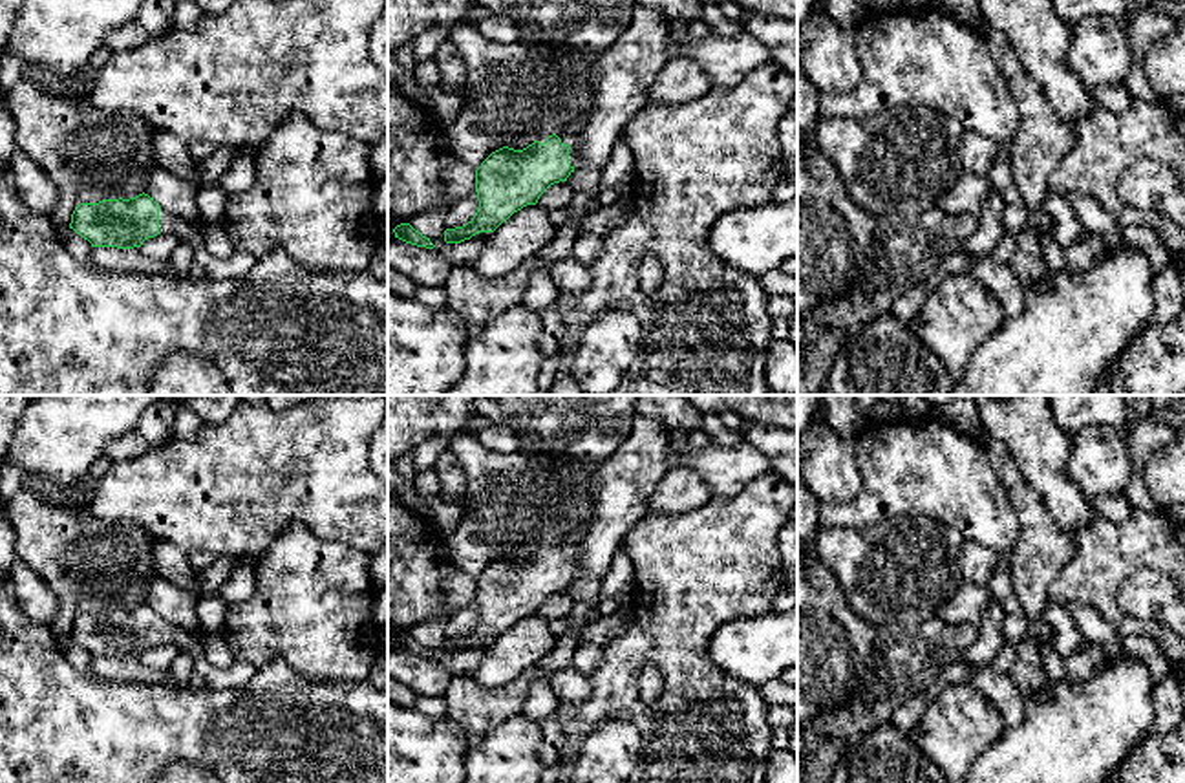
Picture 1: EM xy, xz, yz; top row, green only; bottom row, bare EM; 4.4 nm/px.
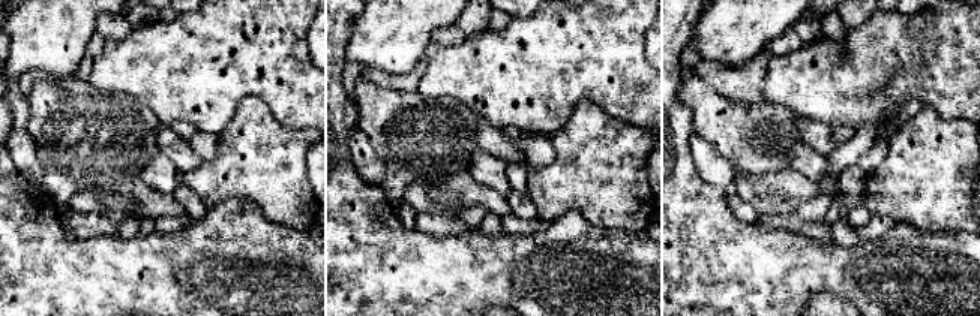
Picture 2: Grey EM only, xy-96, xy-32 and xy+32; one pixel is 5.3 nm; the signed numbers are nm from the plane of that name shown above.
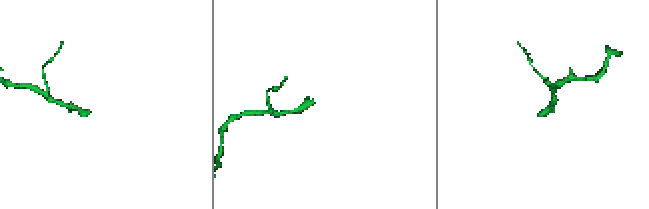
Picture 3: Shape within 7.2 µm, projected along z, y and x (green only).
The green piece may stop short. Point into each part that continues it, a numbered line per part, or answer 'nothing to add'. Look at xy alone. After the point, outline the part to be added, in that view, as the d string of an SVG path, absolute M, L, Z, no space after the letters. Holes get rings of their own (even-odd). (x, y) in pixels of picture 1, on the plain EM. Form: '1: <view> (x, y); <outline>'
1: xy (169, 633); M165 618L159 620L159 644L176 644L181 653L188 653L194 659L203 655L203 644L199 640L199 635L168 624Z

